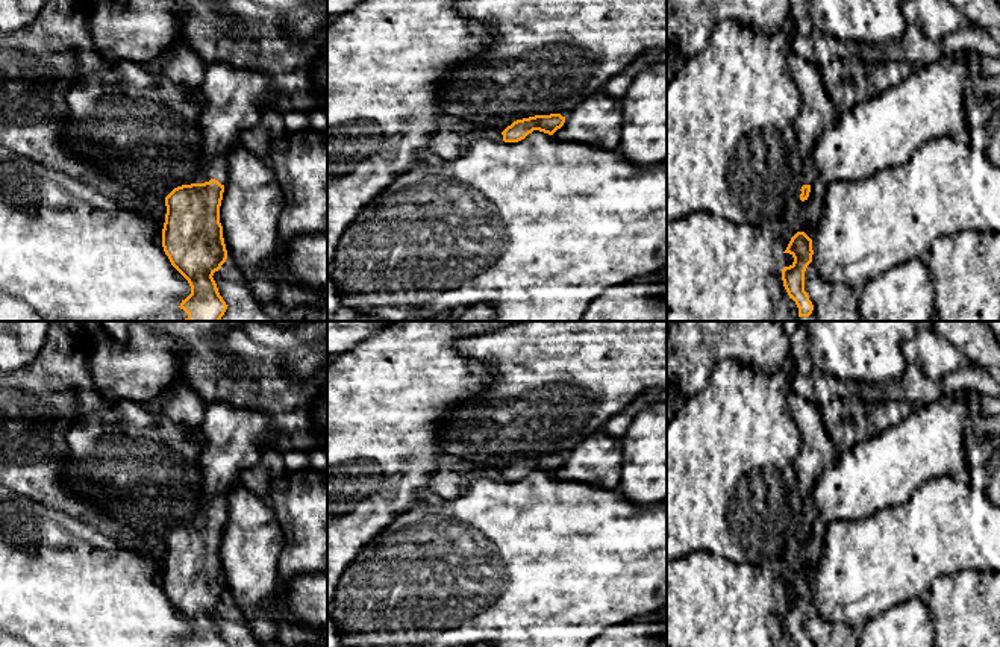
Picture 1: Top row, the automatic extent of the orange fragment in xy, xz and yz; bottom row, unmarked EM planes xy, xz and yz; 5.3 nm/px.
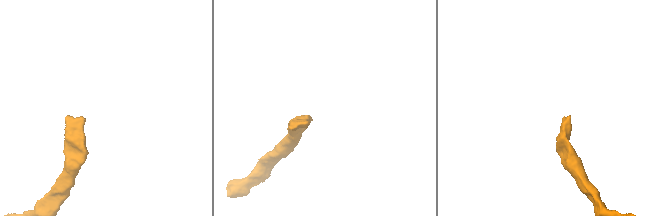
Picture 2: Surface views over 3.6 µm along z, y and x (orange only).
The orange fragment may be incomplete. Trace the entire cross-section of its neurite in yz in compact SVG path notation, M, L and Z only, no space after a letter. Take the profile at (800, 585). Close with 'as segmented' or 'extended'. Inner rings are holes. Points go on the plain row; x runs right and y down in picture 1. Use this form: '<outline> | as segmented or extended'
M797 571L783 592L794 597L794 602L782 609L783 626L789 638L795 641L797 647L814 647L805 630L805 611L814 594L812 579L805 571Z | as segmented

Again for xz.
M561 453L535 455L514 461L502 471L502 474L505 482L518 482L533 470L553 474L558 468L564 465L564 462L565 456L562 456Z | as segmented

